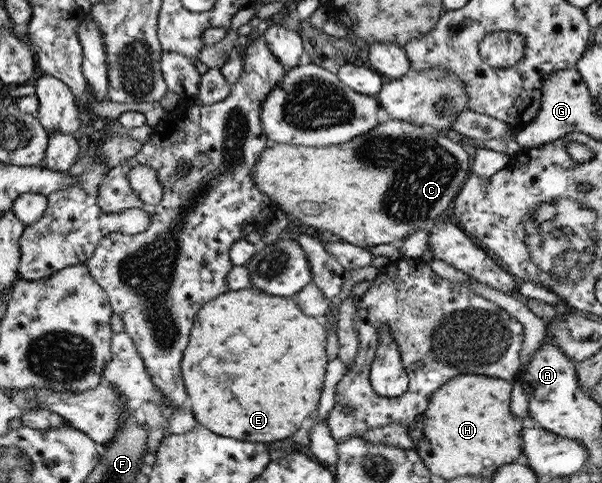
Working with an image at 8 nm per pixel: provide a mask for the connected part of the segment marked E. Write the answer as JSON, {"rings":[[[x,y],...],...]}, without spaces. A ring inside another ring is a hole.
{"rings":[[[245,288],[240,290],[228,290],[218,297],[205,303],[194,317],[188,345],[184,350],[181,361],[181,375],[184,387],[188,395],[189,403],[195,420],[200,425],[220,434],[224,437],[236,437],[238,441],[251,441],[256,443],[272,443],[294,435],[298,427],[302,427],[302,421],[312,415],[312,411],[318,409],[318,399],[324,385],[324,373],[326,373],[326,337],[327,331],[324,322],[320,318],[310,317],[304,314],[294,297],[276,296],[268,294],[260,289]]]}

